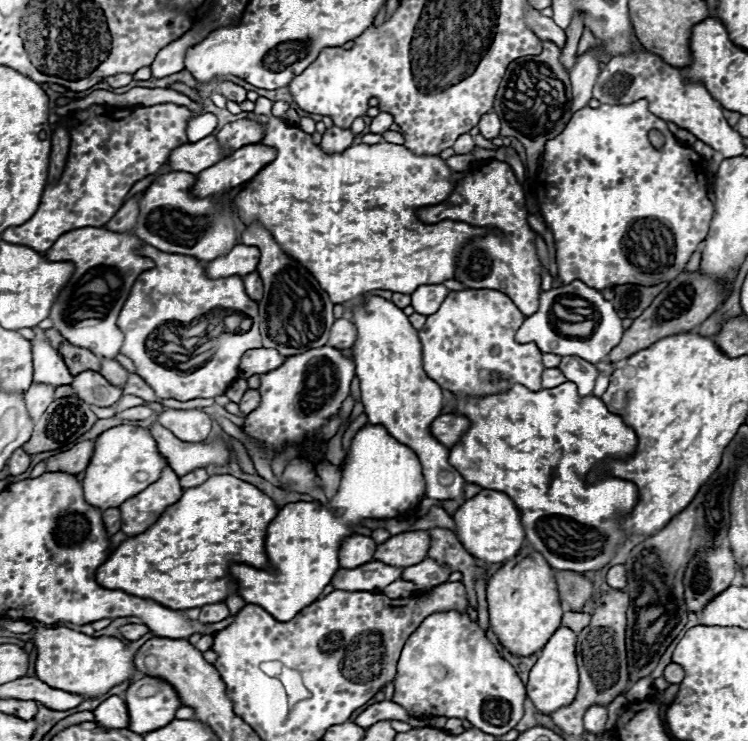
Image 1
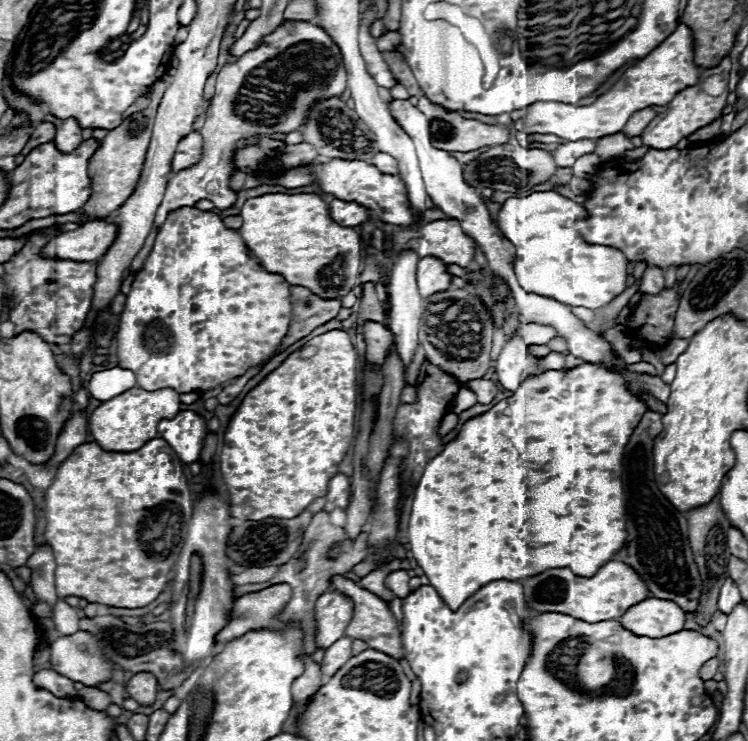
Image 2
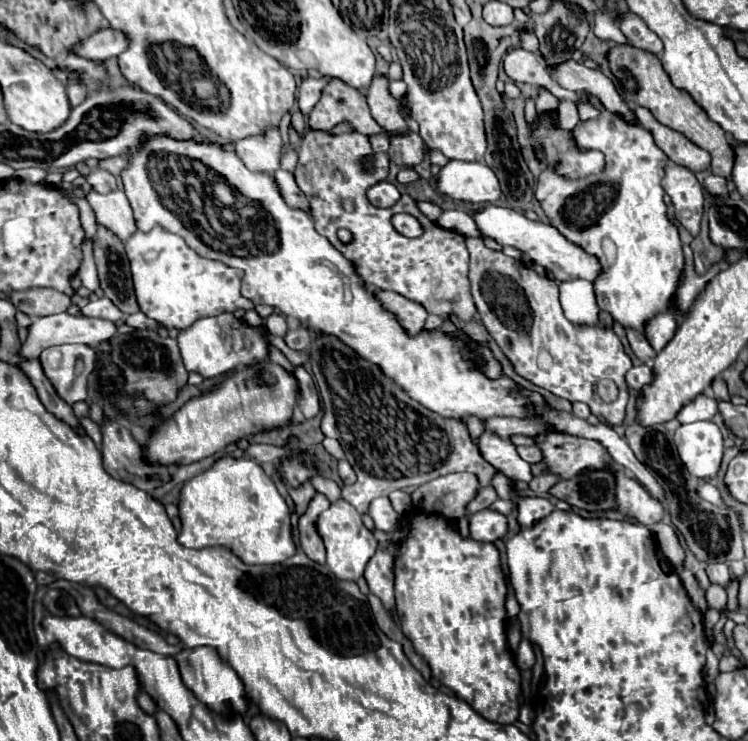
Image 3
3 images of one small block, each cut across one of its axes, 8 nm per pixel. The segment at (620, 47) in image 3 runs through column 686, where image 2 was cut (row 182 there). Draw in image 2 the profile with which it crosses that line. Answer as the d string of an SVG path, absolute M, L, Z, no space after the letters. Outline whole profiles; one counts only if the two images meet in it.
M156 82L148 94L150 104L144 110L128 116L118 128L110 130L106 134L106 138L100 142L96 156L92 156L90 166L88 166L90 176L92 176L92 196L90 196L88 204L82 208L88 216L106 218L114 210L118 210L122 206L122 202L126 202L132 196L132 192L140 180L142 168L144 168L146 152L150 146L150 138L152 138L152 126L154 126L156 110L158 110L158 104L160 104L166 88L168 88L168 82Z

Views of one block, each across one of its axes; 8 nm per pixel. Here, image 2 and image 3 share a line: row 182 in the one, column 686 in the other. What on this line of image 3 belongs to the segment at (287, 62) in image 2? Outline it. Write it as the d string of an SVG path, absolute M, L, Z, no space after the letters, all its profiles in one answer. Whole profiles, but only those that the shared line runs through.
M666 166L662 180L664 192L672 198L678 222L696 236L700 232L700 222L704 214L704 192L696 174L684 166Z

